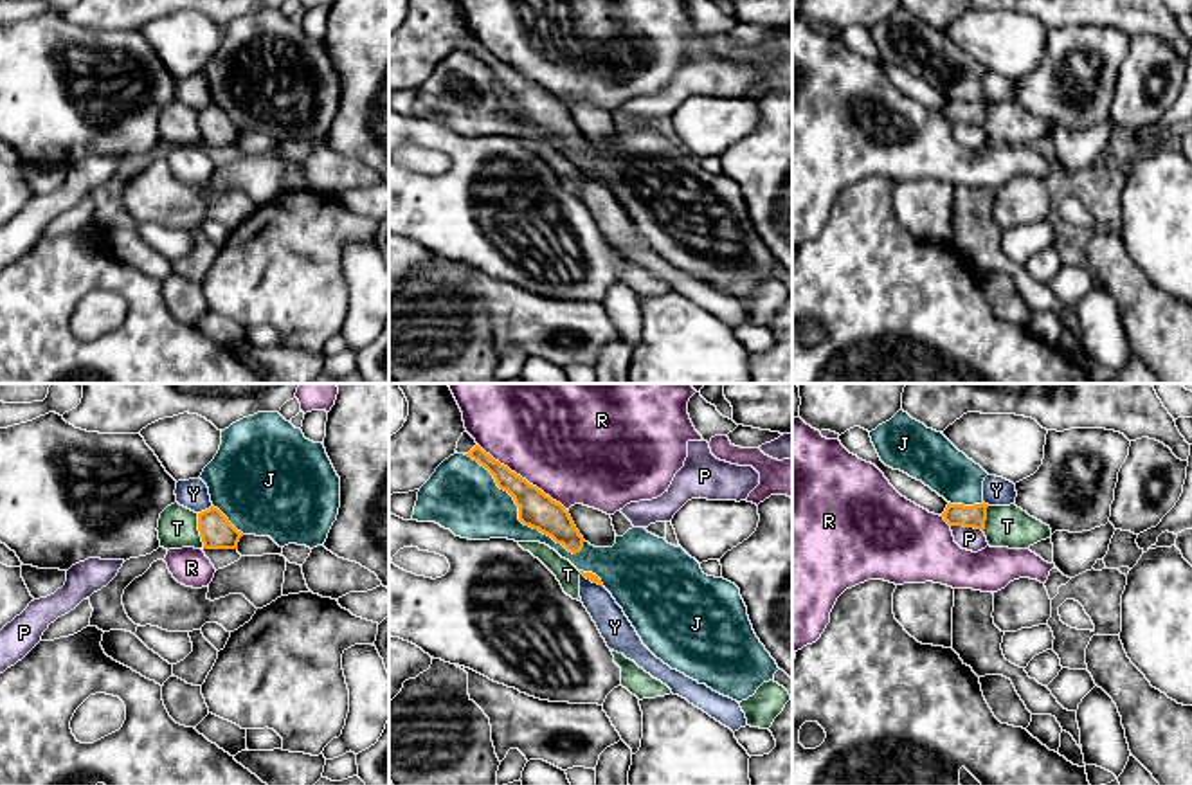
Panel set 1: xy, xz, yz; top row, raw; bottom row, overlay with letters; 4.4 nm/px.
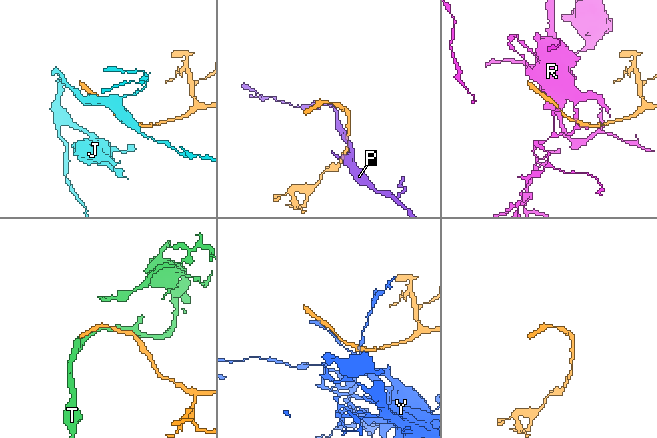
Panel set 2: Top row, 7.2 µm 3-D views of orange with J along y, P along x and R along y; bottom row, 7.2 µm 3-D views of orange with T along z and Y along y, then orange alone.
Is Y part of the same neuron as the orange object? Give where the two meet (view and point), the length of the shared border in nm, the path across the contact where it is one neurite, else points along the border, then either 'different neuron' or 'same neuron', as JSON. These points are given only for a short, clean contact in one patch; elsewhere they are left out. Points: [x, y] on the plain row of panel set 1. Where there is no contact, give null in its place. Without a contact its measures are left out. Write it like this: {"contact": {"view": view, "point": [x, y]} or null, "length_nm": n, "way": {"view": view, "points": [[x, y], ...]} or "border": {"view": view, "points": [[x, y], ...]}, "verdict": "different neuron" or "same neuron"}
{"contact": {"view": "xy", "point": [206, 107]}, "length_nm": 80, "border": {"view": "xy", "points": [[211, 101], [198, 110]]}, "verdict": "different neuron"}

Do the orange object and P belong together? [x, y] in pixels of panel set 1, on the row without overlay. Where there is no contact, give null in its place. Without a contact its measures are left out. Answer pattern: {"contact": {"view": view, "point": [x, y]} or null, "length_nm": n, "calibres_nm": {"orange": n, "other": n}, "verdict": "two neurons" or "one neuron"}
{"contact": {"view": "yz", "point": [967, 123]}, "length_nm": 150, "calibres_nm": {"orange": 100, "other": 100}, "verdict": "two neurons"}

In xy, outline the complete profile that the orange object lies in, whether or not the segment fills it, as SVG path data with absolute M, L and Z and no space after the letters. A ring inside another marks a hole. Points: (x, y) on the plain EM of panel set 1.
M178 99L167 103L158 115L158 137L164 146L238 146L243 133L214 103L194 110Z

